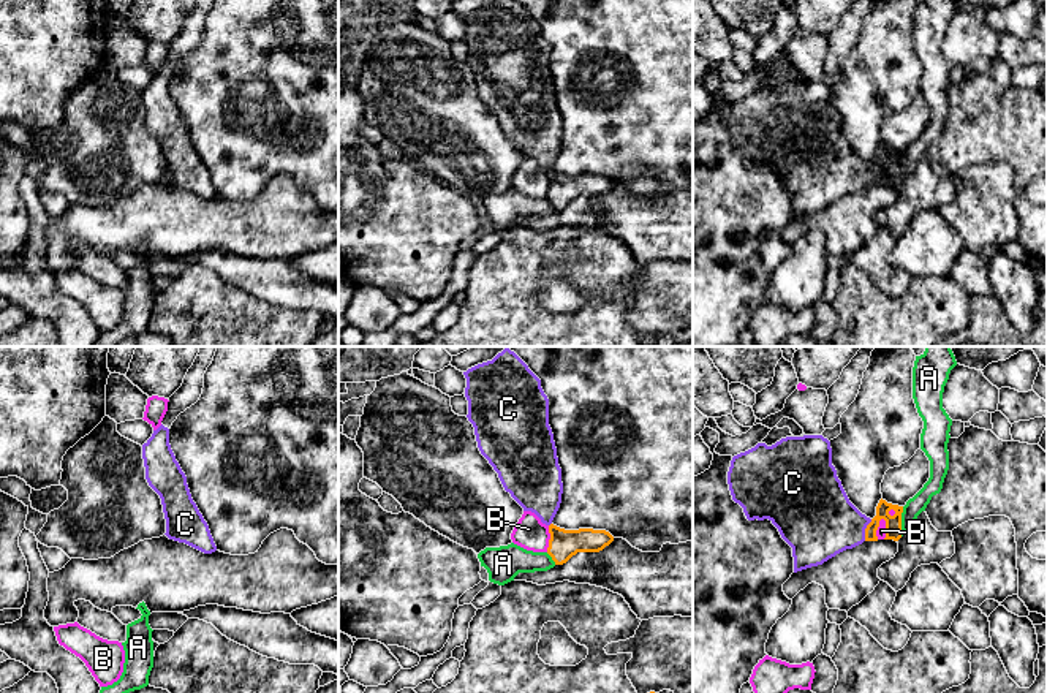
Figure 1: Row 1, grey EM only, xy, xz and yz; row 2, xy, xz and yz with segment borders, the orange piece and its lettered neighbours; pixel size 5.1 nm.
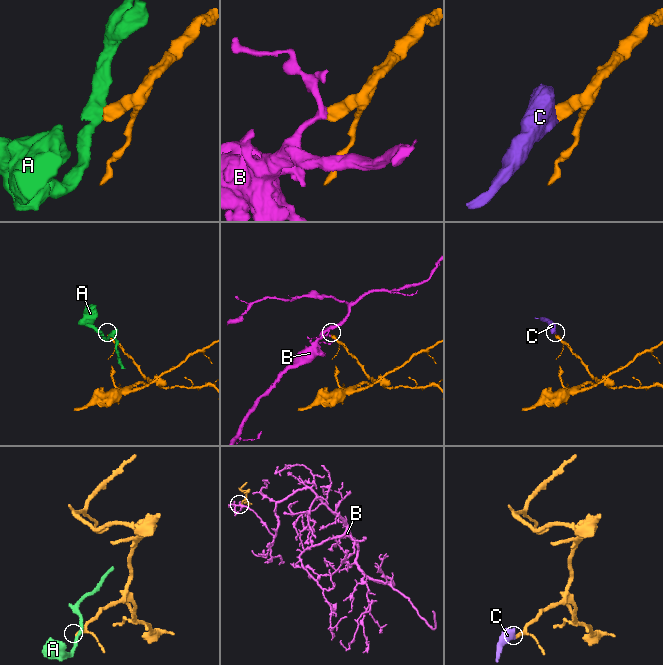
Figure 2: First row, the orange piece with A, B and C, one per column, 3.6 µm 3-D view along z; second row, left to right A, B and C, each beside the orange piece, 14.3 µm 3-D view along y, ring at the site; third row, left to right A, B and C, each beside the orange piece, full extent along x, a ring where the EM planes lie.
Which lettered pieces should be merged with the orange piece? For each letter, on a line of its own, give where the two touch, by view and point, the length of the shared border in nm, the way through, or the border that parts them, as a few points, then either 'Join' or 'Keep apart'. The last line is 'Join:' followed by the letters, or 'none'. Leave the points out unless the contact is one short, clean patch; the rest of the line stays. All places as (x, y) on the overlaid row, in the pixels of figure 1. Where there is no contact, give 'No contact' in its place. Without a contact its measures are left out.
A: Touches orange at yz (900, 521). Shared border 150 nm. Boundary: yz (903, 507), (900, 535). Keep apart
B: Touches orange at yz (876, 529). Shared border 120 nm. Boundary: yz (883, 518), (876, 538). Keep apart
C: Touches orange at yz (865, 530). Shared border 120 nm. Path across: yz (892, 522), (880, 516), (865, 530), (818, 521). Join
Join: C

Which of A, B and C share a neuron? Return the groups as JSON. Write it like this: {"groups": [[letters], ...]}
{"groups": [["A"], ["B"], ["C"]]}

